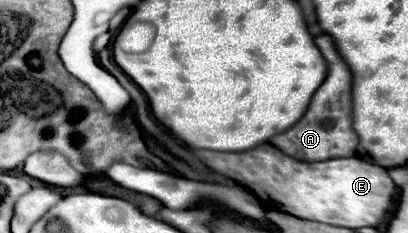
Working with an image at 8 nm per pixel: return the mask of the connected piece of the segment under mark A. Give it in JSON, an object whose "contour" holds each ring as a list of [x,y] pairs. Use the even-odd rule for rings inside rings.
{"contour":[[[328,34],[316,36],[314,42],[328,62],[328,76],[324,84],[312,96],[312,102],[306,114],[286,132],[272,136],[270,142],[278,150],[282,150],[286,156],[304,160],[304,162],[354,156],[356,146],[358,146],[358,136],[352,130],[352,72],[348,64],[344,62],[344,58],[336,52],[336,46],[332,44],[332,38]]]}

